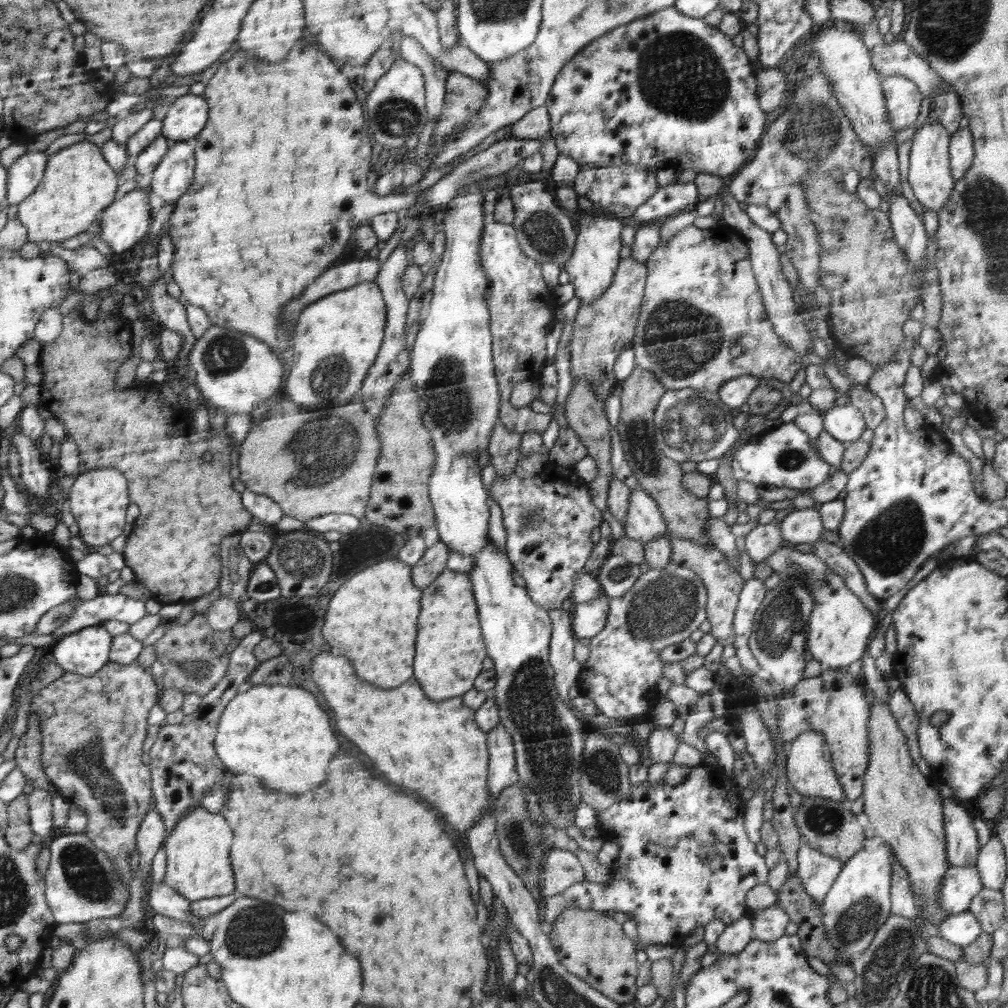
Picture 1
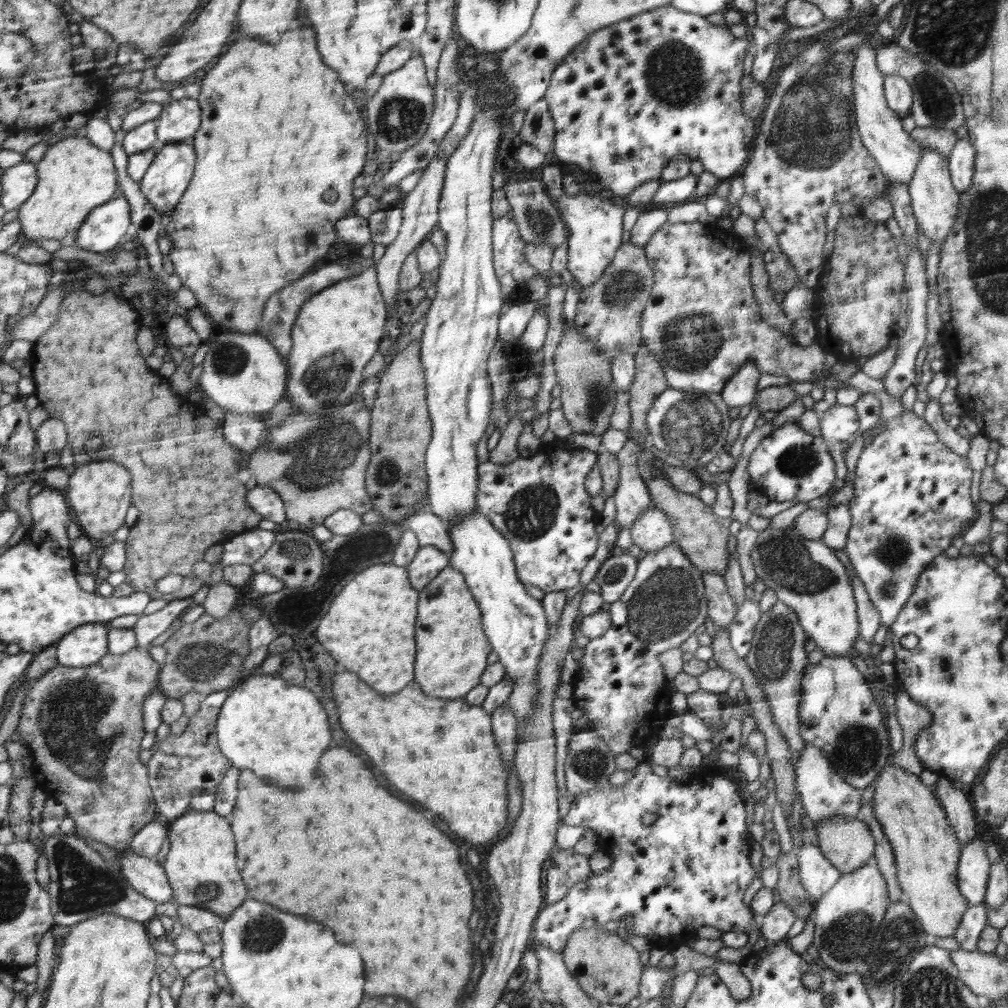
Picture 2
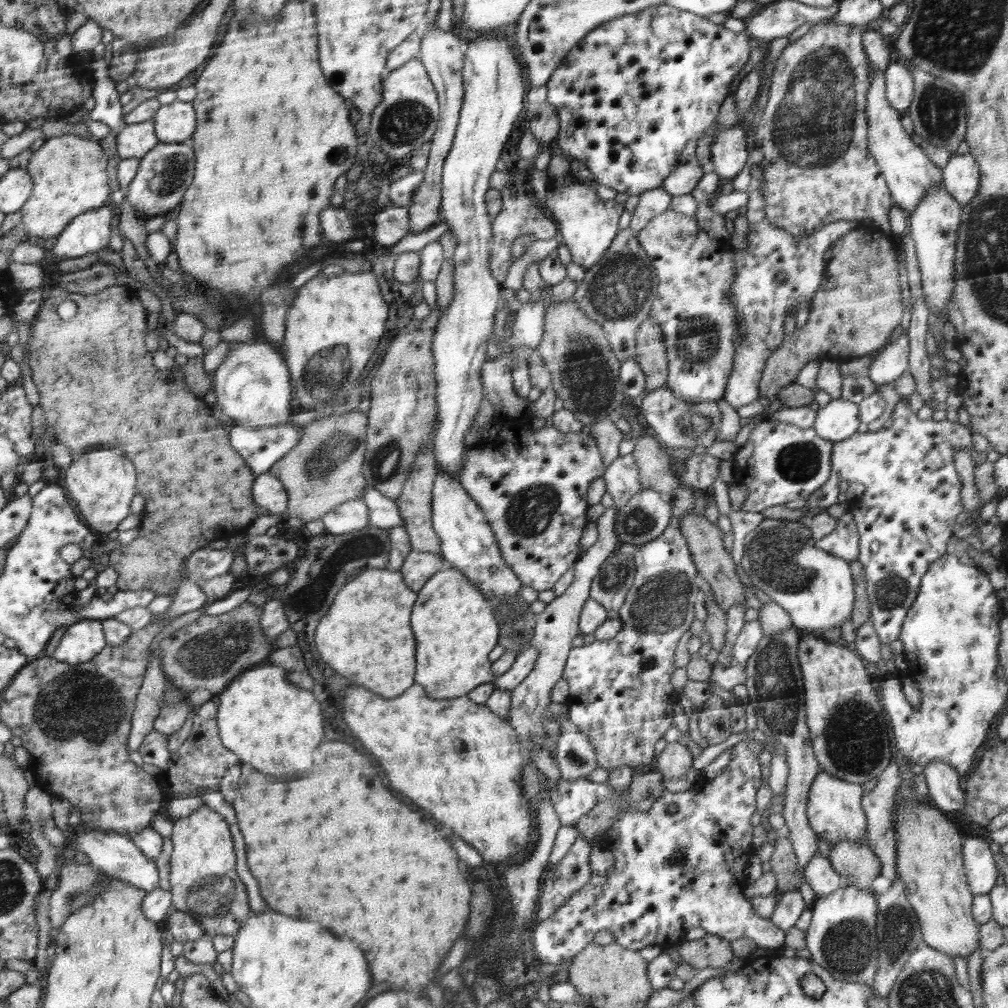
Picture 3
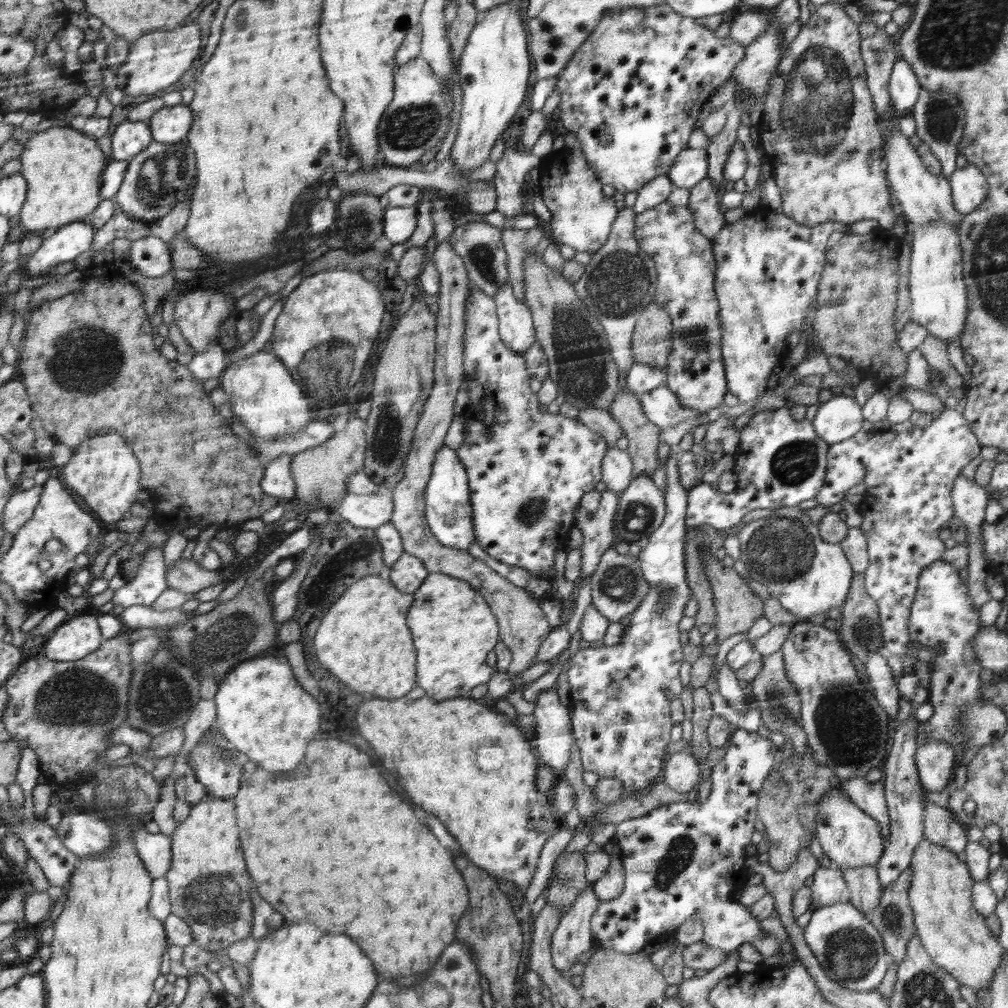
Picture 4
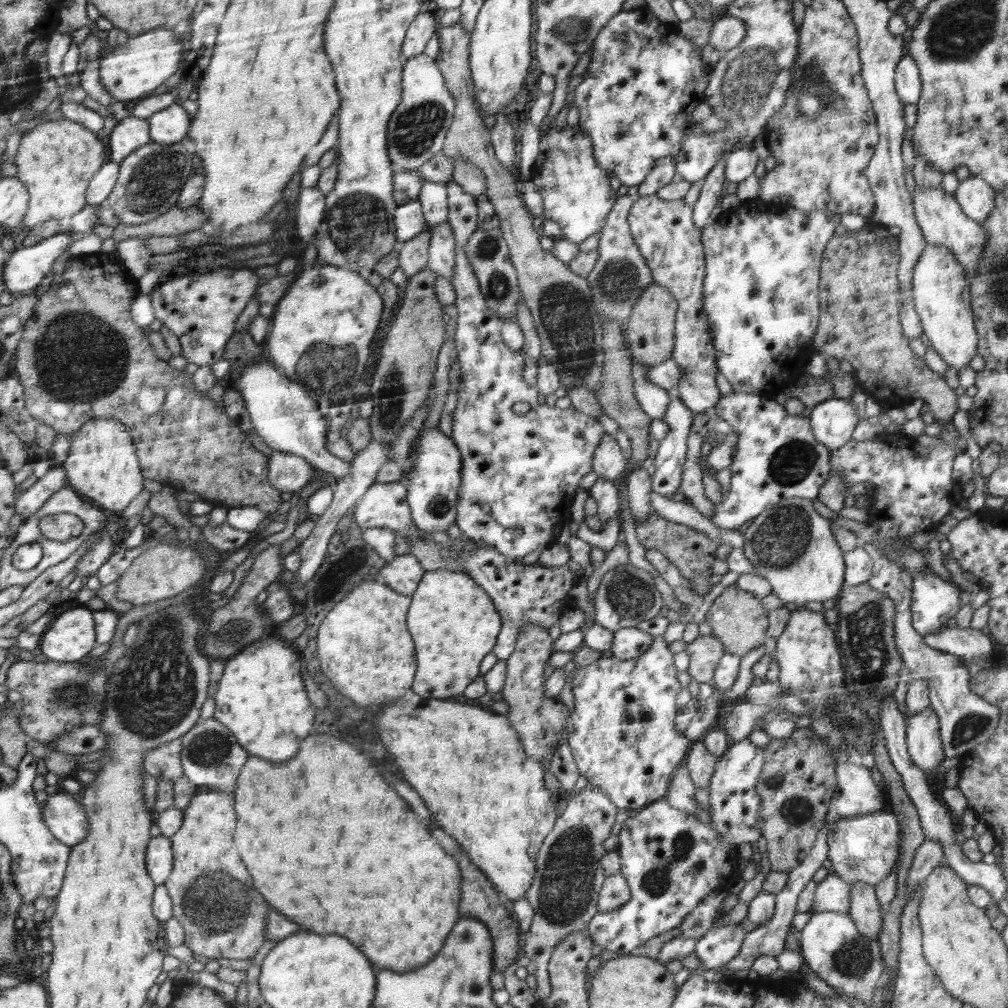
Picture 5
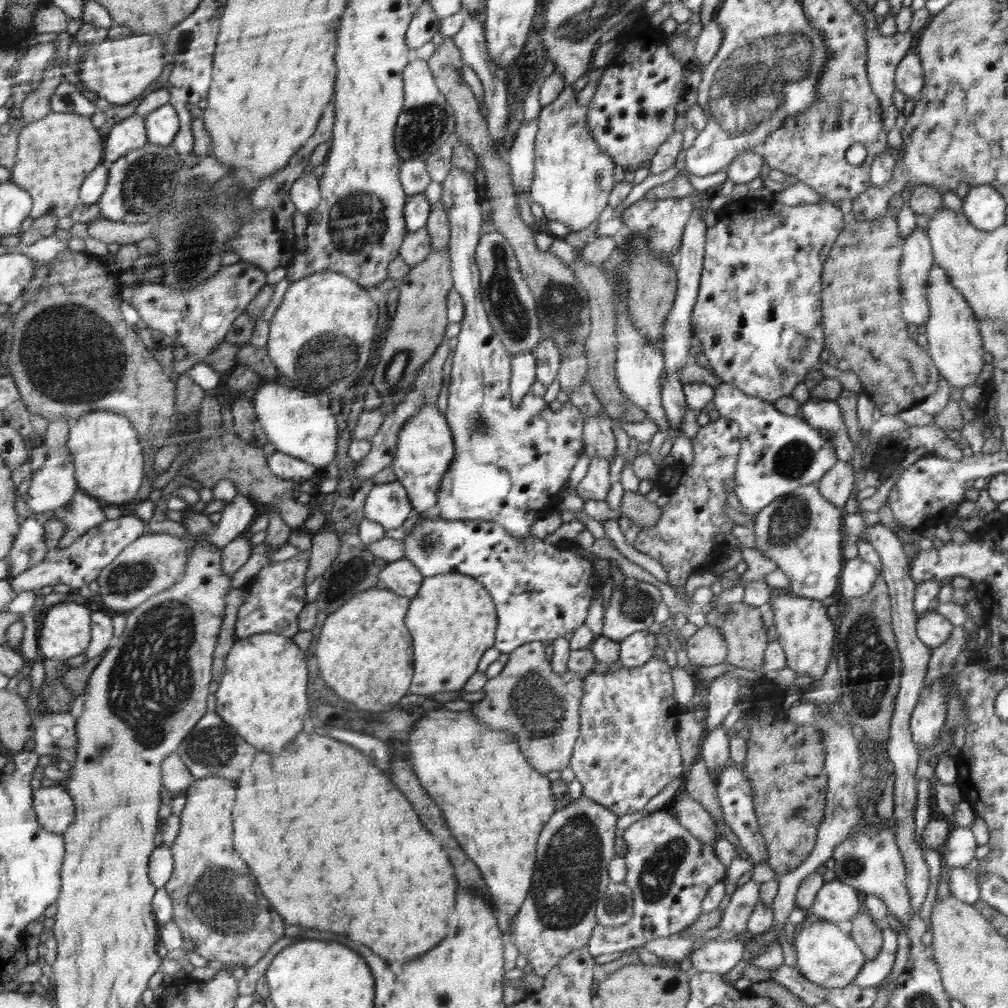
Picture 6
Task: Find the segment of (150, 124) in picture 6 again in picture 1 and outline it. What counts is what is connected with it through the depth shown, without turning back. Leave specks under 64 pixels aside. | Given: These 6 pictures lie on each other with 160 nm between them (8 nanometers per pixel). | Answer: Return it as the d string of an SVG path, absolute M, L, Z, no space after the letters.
M183 95L173 99L163 119L162 134L169 144L193 141L209 122L209 103L203 95Z

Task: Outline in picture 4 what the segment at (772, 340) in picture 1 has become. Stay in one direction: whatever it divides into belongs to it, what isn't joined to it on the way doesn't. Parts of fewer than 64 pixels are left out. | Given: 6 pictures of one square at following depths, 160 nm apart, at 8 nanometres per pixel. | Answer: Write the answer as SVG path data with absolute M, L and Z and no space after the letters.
M667 200L653 206L651 209L646 210L646 212L636 214L636 238L638 240L638 244L640 244L640 248L650 254L650 258L652 258L654 265L656 265L657 278L654 303L661 305L661 307L666 309L666 312L669 312L669 315L673 318L674 346L673 352L670 352L669 355L669 367L665 368L667 370L666 385L678 397L678 402L680 402L682 406L691 407L692 409L700 412L712 410L715 406L723 404L724 395L729 391L725 377L724 361L722 361L722 349L720 349L722 331L720 328L718 301L716 301L716 293L714 293L716 259L714 259L712 248L710 248L710 244L712 244L712 242L710 242L710 240L706 240L706 237L704 237L699 230L694 228L694 218L692 218L690 209L688 209L687 206L674 206Z

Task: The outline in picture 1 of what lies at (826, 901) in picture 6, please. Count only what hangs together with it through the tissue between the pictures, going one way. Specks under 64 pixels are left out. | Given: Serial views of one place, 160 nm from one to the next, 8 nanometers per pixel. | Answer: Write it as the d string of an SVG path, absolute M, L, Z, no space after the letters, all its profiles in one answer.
M810 845L798 850L796 875L805 885L805 891L817 902L825 899L842 870L843 861L837 857L820 853Z

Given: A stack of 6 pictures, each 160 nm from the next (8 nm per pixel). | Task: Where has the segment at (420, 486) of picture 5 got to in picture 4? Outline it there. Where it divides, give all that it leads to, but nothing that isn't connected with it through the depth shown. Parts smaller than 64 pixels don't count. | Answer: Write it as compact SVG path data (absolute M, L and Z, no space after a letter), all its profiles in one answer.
M444 446L438 450L426 493L426 517L434 536L446 547L468 552L470 543L476 541L472 492L468 473L456 449Z

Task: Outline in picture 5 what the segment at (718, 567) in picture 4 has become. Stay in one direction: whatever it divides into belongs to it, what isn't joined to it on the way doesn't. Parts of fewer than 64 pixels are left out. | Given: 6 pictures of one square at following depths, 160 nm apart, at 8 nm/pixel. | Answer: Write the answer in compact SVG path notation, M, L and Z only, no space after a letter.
M733 584L726 587L710 606L705 621L711 626L711 634L722 642L725 652L742 658L753 648L758 648L765 643L764 632L766 626L769 626L769 620L766 618L769 616L766 616L766 610L762 608L760 600Z

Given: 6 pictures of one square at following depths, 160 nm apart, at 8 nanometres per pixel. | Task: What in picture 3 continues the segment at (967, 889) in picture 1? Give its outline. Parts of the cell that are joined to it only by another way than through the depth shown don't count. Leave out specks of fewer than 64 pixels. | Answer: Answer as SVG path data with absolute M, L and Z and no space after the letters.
M982 838L966 840L966 876L975 896L990 892L997 881L994 856Z

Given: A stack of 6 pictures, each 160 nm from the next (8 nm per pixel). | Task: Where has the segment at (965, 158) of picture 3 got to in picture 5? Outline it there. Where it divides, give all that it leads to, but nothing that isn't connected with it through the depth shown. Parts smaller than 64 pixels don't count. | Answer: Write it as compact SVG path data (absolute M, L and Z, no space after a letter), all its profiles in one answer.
M975 174L959 182L954 196L965 216L978 223L986 221L995 203L995 192L990 183Z

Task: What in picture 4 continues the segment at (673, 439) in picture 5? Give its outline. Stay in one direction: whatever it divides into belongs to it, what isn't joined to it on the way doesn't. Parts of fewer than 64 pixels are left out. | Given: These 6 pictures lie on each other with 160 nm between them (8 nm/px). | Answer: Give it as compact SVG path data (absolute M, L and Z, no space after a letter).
M671 451L668 459L664 466L666 471L665 480L665 491L664 501L665 504L665 517L662 524L658 526L656 530L642 543L642 550L636 556L638 558L641 571L643 572L644 578L649 586L649 591L644 600L638 605L638 608L630 614L629 618L625 620L626 629L625 636L622 639L621 644L615 646L604 646L599 648L588 647L580 649L572 660L570 661L570 669L568 669L568 684L570 684L570 701L569 708L572 708L573 718L572 720L572 733L574 734L575 742L580 750L580 760L582 761L582 767L584 771L594 772L598 774L599 778L617 778L618 780L624 781L624 792L623 796L628 794L634 794L635 792L643 792L646 788L653 786L654 780L658 778L660 770L662 770L662 762L664 762L664 756L666 756L666 746L670 742L670 728L672 728L672 720L670 720L670 700L666 694L664 694L664 688L670 690L672 696L680 698L680 692L682 692L682 684L680 684L680 676L678 676L678 670L682 666L682 650L680 650L680 632L678 632L678 622L684 618L684 606L686 602L692 598L690 594L690 588L688 580L684 580L684 576L687 576L686 569L686 516L688 512L688 490L680 482L678 463L680 460L676 457L676 453Z

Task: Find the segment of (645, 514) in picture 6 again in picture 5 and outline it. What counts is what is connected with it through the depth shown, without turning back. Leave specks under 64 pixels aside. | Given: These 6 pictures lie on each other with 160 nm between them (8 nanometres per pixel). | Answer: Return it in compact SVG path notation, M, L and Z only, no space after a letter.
M654 511L645 521L639 522L636 525L636 536L638 542L645 549L659 550L671 560L670 564L678 568L679 573L692 581L692 590L704 597L712 588L708 578L710 574L710 566L716 562L715 553L720 545L717 540L710 540L703 532L698 532L684 524L678 524L671 520L662 518Z

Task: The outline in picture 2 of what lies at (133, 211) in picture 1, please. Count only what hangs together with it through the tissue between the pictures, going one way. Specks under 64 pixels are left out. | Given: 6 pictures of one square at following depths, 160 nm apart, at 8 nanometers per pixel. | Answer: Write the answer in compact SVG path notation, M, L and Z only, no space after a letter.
M123 196L101 204L76 231L76 246L94 253L112 250L130 226L130 207Z

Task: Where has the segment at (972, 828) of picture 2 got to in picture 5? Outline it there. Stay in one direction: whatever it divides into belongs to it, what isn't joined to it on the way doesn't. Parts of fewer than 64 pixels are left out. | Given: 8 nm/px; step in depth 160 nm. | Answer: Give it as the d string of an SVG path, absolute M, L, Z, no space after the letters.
M931 707L906 720L906 745L910 759L920 770L930 773L944 760L944 742L938 734L938 716Z

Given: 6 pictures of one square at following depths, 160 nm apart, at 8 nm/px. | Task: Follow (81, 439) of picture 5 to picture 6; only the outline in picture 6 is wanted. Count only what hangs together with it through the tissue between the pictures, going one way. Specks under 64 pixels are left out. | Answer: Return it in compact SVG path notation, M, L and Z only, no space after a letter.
M94 411L82 415L80 419L72 419L69 423L65 445L69 448L76 466L77 485L87 495L110 506L119 507L130 502L138 494L144 478L142 448L130 421L123 414Z

